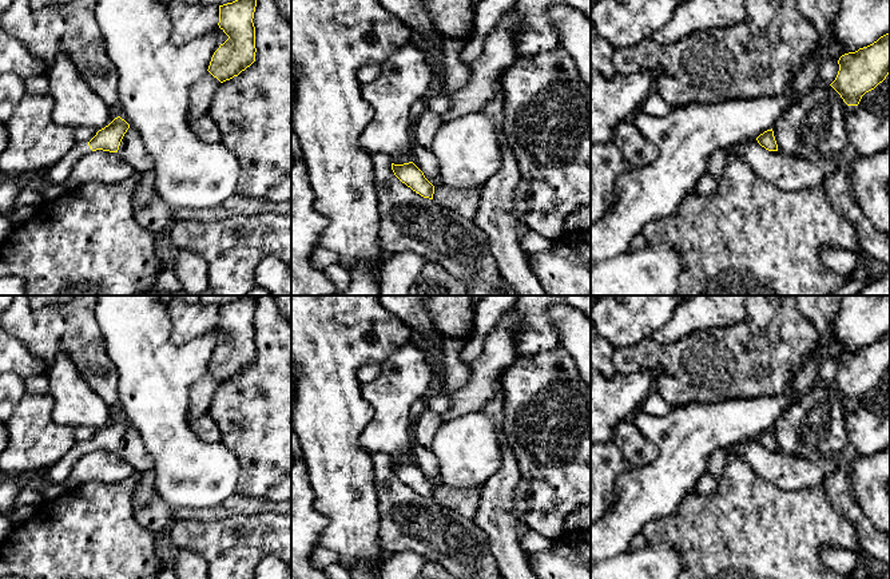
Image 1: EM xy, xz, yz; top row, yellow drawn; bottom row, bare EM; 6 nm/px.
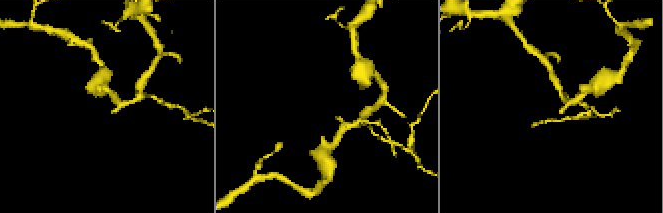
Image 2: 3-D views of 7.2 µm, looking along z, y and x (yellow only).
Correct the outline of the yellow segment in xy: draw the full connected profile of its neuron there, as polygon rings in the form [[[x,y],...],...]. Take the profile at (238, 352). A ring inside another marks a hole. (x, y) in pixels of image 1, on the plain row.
[[[241,296],[219,305],[219,328],[229,338],[214,352],[208,372],[220,382],[238,376],[255,361],[255,326],[253,322],[261,296]]]

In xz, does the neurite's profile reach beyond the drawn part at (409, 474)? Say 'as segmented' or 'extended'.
as segmented

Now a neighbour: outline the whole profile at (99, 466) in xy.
[[[96,449],[76,461],[64,487],[75,489],[87,481],[118,483],[135,473],[138,471],[116,452]]]

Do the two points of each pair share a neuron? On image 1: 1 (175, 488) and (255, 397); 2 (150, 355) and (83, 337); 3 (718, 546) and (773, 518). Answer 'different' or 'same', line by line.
1: different
2: different
3: same

